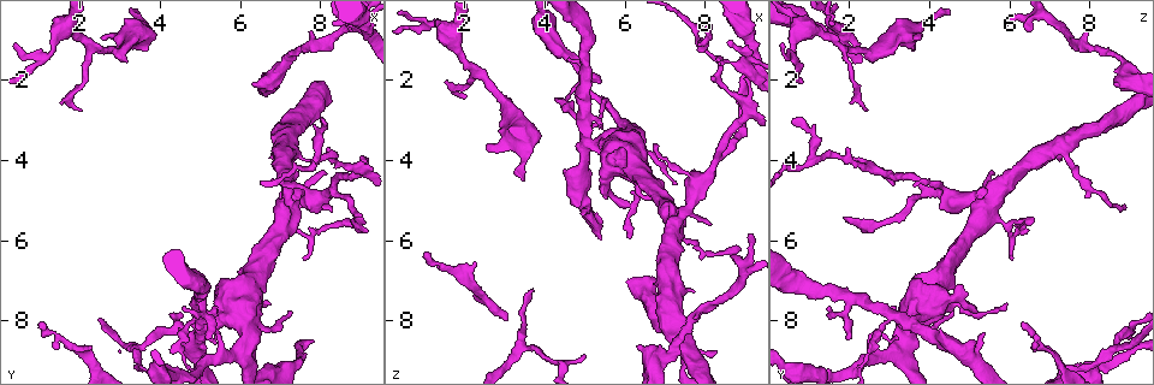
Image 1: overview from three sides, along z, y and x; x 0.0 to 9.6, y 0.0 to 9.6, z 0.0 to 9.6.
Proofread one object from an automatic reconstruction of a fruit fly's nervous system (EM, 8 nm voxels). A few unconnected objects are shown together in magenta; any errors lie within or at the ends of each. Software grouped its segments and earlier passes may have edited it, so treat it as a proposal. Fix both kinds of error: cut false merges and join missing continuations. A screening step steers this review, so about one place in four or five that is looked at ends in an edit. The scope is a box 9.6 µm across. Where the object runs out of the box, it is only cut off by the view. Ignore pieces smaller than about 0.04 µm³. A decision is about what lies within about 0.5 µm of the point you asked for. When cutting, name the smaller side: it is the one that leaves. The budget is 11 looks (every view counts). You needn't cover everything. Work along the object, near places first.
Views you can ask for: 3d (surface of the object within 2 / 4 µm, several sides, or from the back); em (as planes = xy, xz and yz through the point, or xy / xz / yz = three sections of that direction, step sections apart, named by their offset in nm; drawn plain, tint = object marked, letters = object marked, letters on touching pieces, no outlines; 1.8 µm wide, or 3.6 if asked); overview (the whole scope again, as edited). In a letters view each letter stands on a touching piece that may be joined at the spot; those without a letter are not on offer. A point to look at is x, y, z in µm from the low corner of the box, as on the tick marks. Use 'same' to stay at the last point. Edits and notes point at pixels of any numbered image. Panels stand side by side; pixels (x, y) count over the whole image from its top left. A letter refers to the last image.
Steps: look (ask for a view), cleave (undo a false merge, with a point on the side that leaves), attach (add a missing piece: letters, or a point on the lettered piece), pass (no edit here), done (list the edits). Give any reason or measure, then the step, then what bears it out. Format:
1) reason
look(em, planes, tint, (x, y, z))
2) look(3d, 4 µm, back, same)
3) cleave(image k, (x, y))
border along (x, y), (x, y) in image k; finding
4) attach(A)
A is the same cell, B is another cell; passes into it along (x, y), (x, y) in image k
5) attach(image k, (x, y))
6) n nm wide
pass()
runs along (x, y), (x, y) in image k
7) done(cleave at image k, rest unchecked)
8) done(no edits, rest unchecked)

look(3d, 2 µm, back, (4.95, 8.20, 3.70))

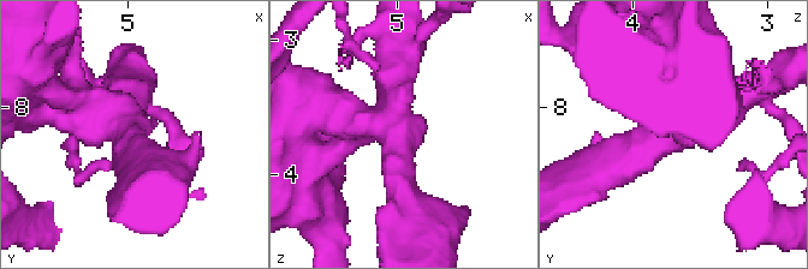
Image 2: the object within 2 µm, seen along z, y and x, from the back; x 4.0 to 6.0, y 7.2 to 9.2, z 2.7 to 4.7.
look(em, xy, step 16, letters, (5.02, 8.20, 3.68))

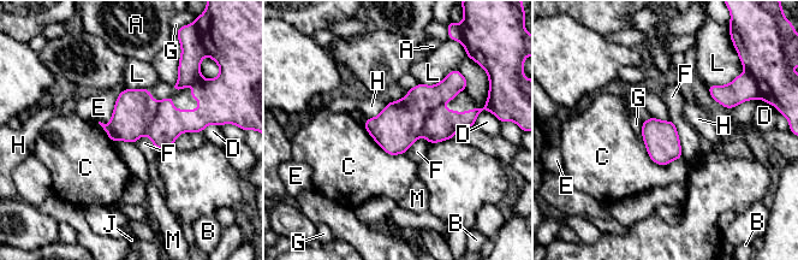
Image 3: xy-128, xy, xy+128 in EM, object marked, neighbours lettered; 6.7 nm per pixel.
240 nm wide
cleave(image 3, (399, 125))
A, B, C, D, E, F, G, H, J, L and M are other cells; border along (442, 102), (429, 113), (421, 134) in image 3; a second neuron is stuck on

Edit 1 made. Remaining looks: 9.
sudden change in width
look(em, planes, tint, (7.15, 5.05, 5.60))

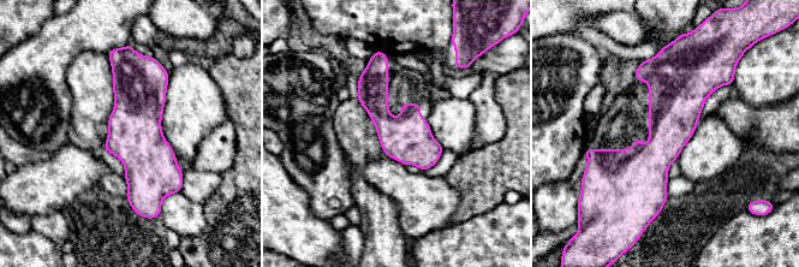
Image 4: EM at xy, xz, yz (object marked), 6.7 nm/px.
what lies round it
look(em, planes, letters, same)

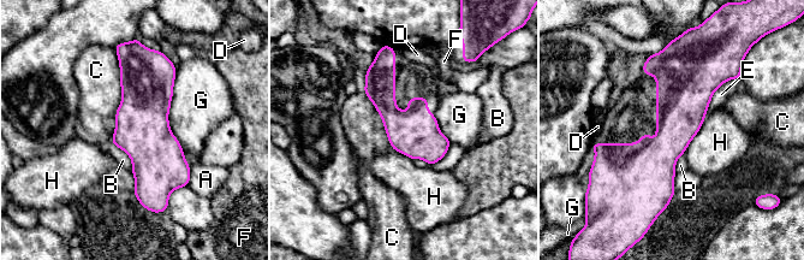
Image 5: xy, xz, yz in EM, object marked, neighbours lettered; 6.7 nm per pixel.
C touches over 650 nm
pass()
A, B, C, D, E, F, G and H are other cells; runs along (129, 55), (144, 78), (148, 199) in image 5; all the same neuron

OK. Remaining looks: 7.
branch stops here
look(3d, 4 µm, (8.85, 5.60, 6.15))

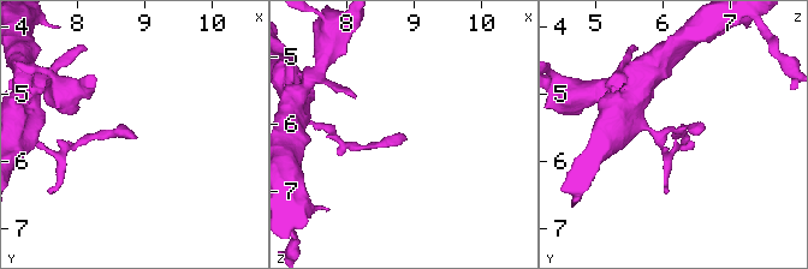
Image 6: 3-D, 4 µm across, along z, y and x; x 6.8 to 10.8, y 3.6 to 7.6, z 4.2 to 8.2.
look(em, xy, step 4, letters, (8.85, 5.60, 6.15))

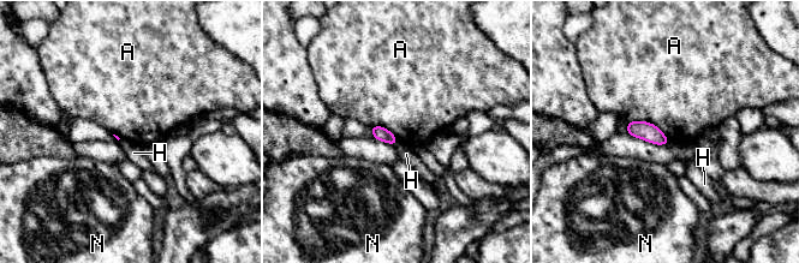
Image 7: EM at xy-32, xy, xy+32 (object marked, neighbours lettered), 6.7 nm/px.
cut it another way
look(em, planes, letters, same)

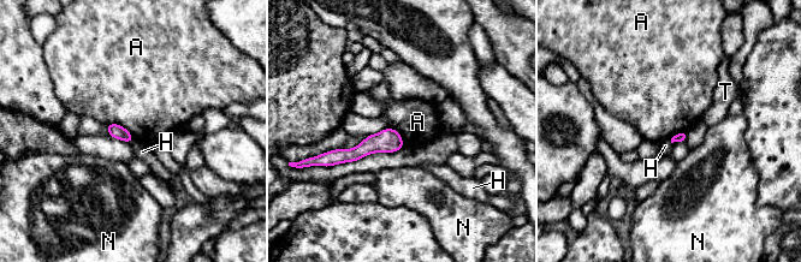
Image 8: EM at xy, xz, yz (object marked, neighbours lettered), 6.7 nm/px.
pass()
A, H, N and T are other cells; no lettered piece goes on from it

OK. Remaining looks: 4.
sudden change in width
look(em, 3.6 µm, planes, letters, (9.05, 0.75, 1.65))

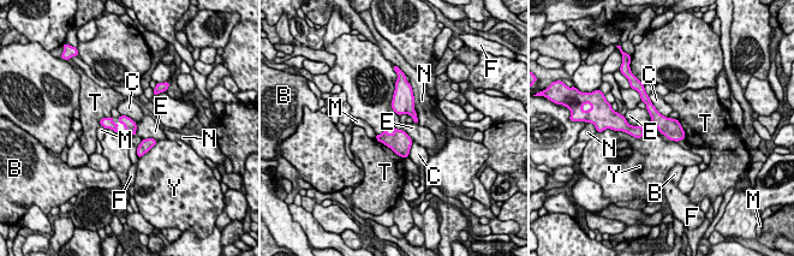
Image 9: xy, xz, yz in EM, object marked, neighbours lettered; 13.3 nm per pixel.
pass()
B, C, E, F, M, N, T and Y are other cells; border along (625, 117), (630, 124), (643, 128) in image 9; all the same neuron

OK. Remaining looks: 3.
look(overview)

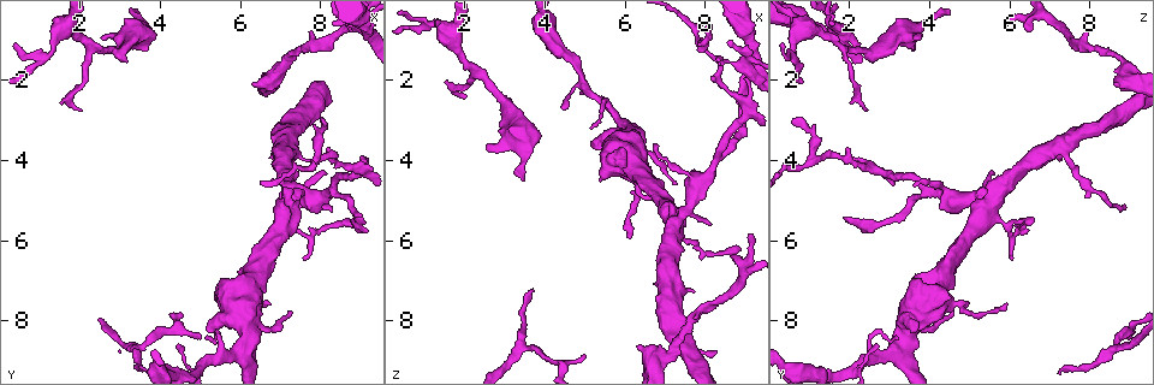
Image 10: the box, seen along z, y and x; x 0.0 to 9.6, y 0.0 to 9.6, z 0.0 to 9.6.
look(em, planes, letters, (2.45, 0.95, 3.65))

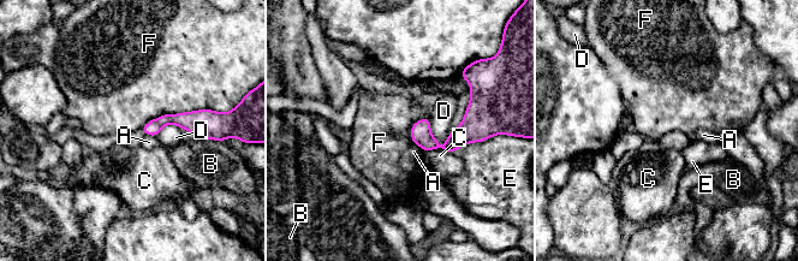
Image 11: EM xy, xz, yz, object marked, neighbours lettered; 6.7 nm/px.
pass()
A, B, C, D, E and F are other cells; no lettered piece goes on from it

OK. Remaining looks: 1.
done(cleave at image 3, rest unchecked)

